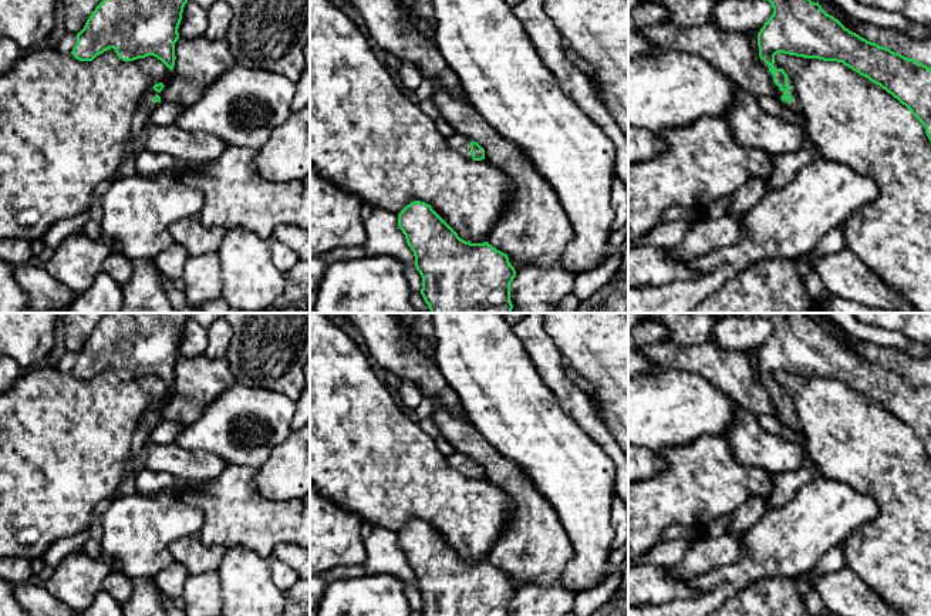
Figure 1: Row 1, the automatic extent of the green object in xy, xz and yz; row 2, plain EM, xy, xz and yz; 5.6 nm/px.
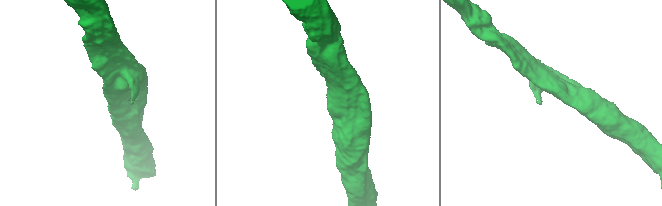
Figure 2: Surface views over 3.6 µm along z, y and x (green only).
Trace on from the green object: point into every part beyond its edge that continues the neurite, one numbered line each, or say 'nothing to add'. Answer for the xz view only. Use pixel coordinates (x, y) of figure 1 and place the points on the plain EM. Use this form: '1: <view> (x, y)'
1: xz (461, 463)

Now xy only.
1: xy (141, 437)

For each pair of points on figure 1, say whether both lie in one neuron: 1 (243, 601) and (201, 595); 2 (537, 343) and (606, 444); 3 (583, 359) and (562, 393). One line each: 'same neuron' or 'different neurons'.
1: different neurons
2: same neuron
3: different neurons

